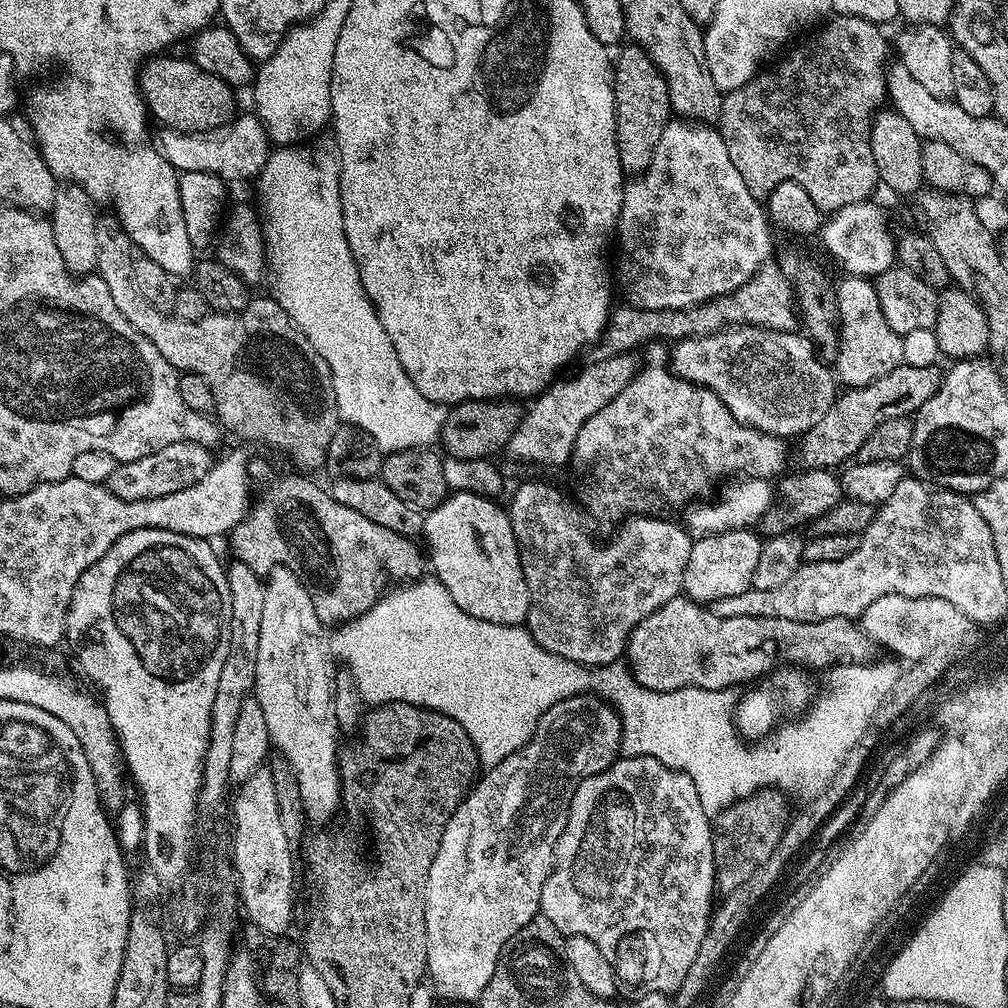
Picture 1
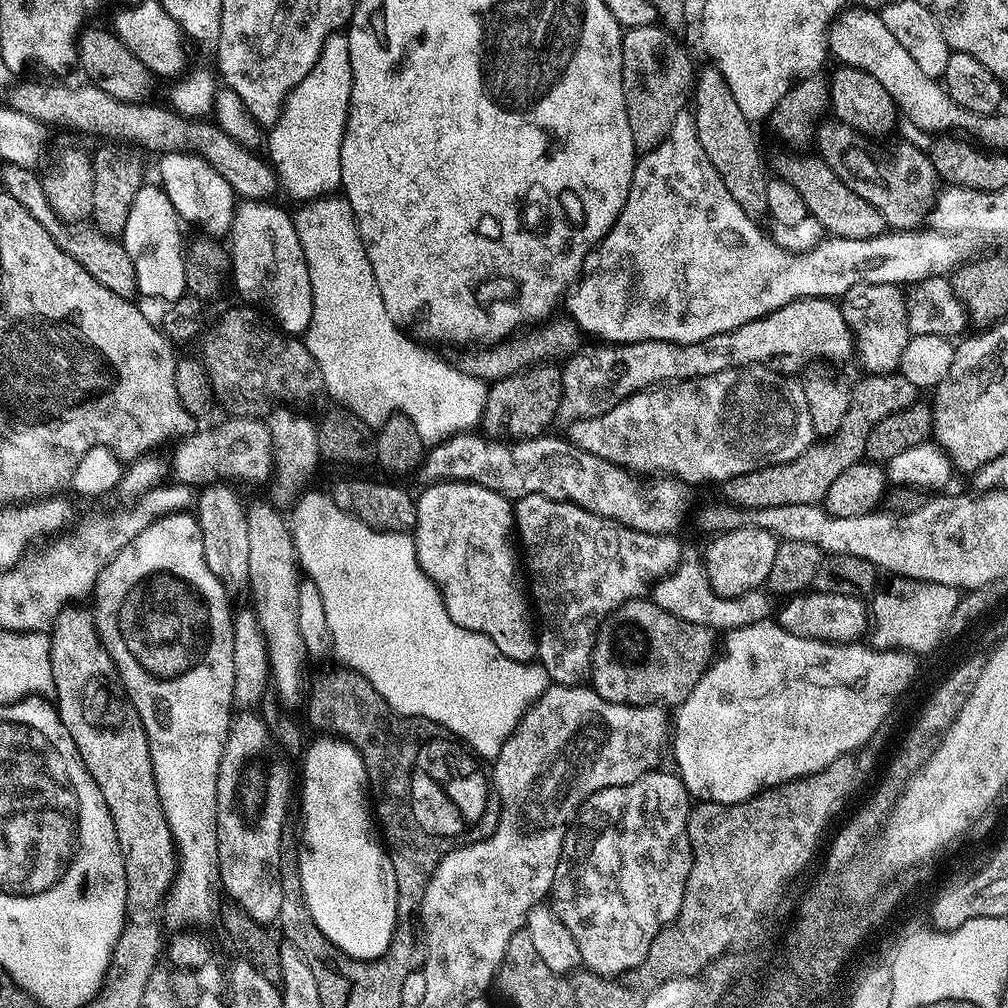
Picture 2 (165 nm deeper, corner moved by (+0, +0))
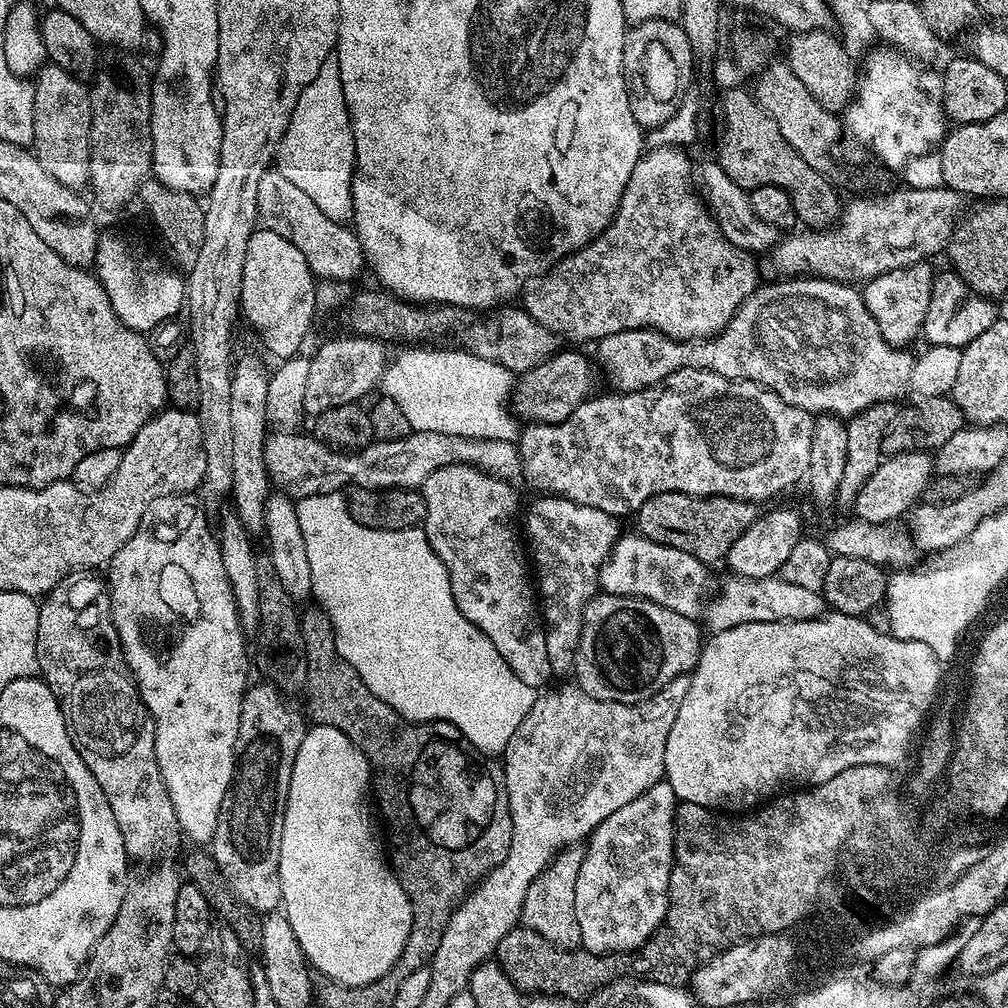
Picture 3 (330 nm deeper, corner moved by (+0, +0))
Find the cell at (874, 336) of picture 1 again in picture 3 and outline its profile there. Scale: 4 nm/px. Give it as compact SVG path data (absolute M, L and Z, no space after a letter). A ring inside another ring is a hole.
M919 262L882 273L863 285L862 295L866 310L870 318L878 322L878 330L882 338L890 342L890 346L907 349L908 343L915 336L921 335L926 318L926 306L930 306L933 275L934 268L931 268L928 262Z

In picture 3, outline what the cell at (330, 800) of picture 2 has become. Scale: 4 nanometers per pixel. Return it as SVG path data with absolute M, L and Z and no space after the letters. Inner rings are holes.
M313 723L305 731L302 746L298 746L298 754L294 758L294 766L290 774L290 790L286 798L286 814L282 822L282 850L280 851L282 911L287 916L290 926L294 926L294 938L298 938L309 965L313 969L318 968L323 977L329 978L337 985L350 988L360 988L363 984L372 984L391 970L406 946L406 938L410 934L410 926L412 925L412 902L392 870L392 865L386 855L385 845L382 843L381 833L380 836L376 833L378 820L374 815L374 800L370 795L371 778L372 770L368 766L368 756L357 741L351 740L341 728Z

